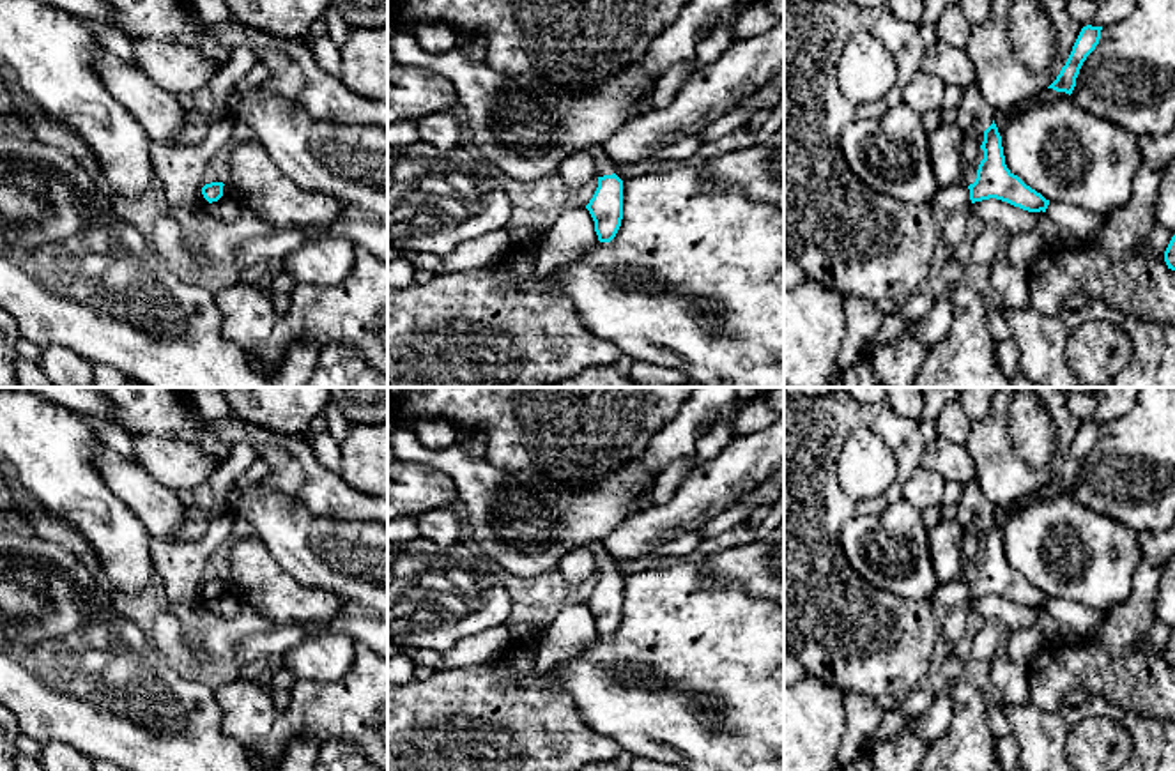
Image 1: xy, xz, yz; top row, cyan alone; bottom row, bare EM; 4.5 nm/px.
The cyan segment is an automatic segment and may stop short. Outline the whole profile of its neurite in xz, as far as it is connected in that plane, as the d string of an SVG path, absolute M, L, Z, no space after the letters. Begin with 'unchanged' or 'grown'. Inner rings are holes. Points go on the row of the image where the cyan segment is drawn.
grown; M591 145L582 150L598 168L598 187L586 205L600 242L611 242L623 219L623 180L616 175L616 166L603 152L602 145Z

